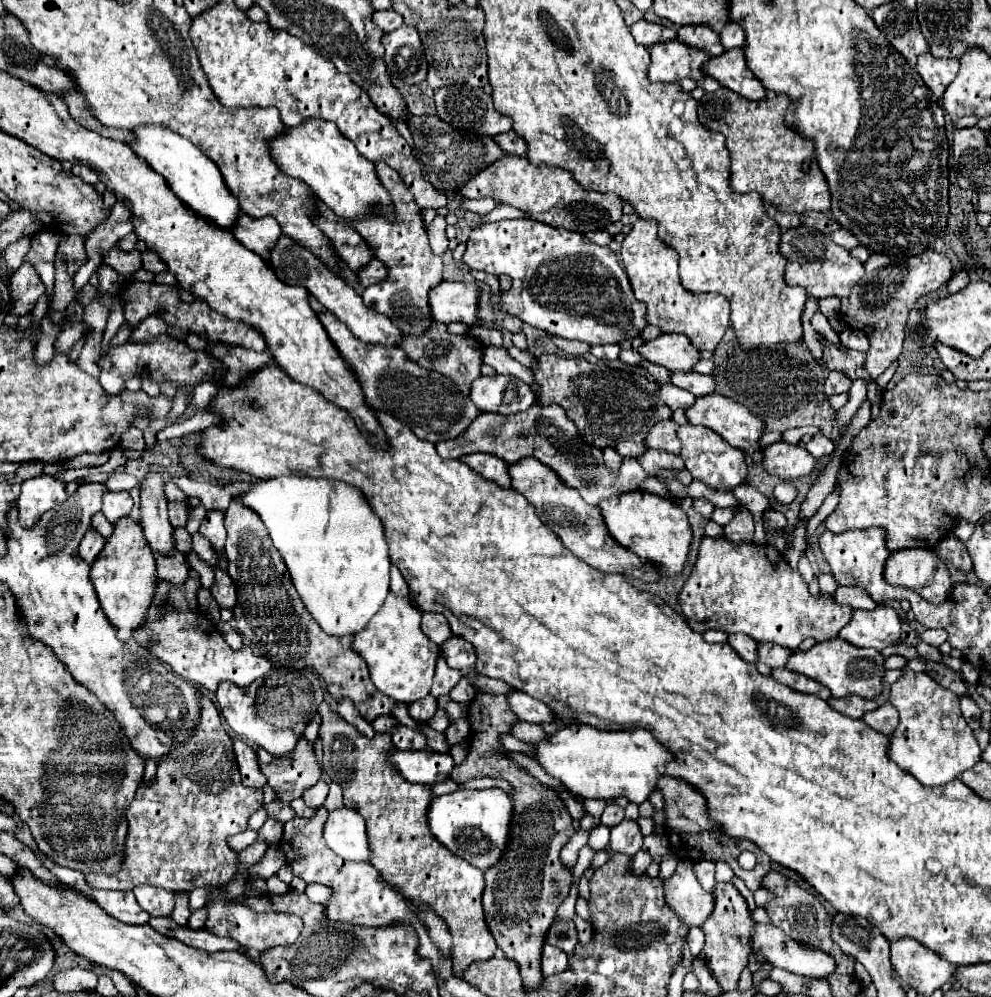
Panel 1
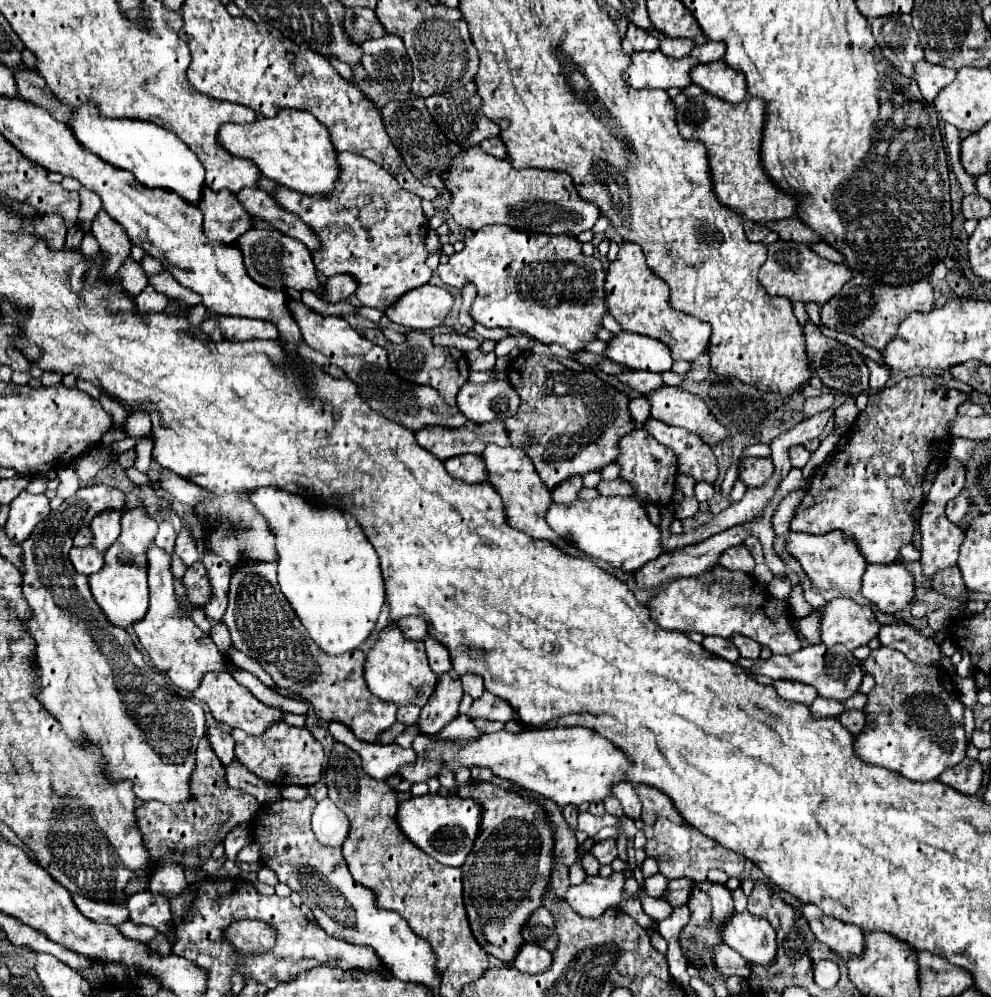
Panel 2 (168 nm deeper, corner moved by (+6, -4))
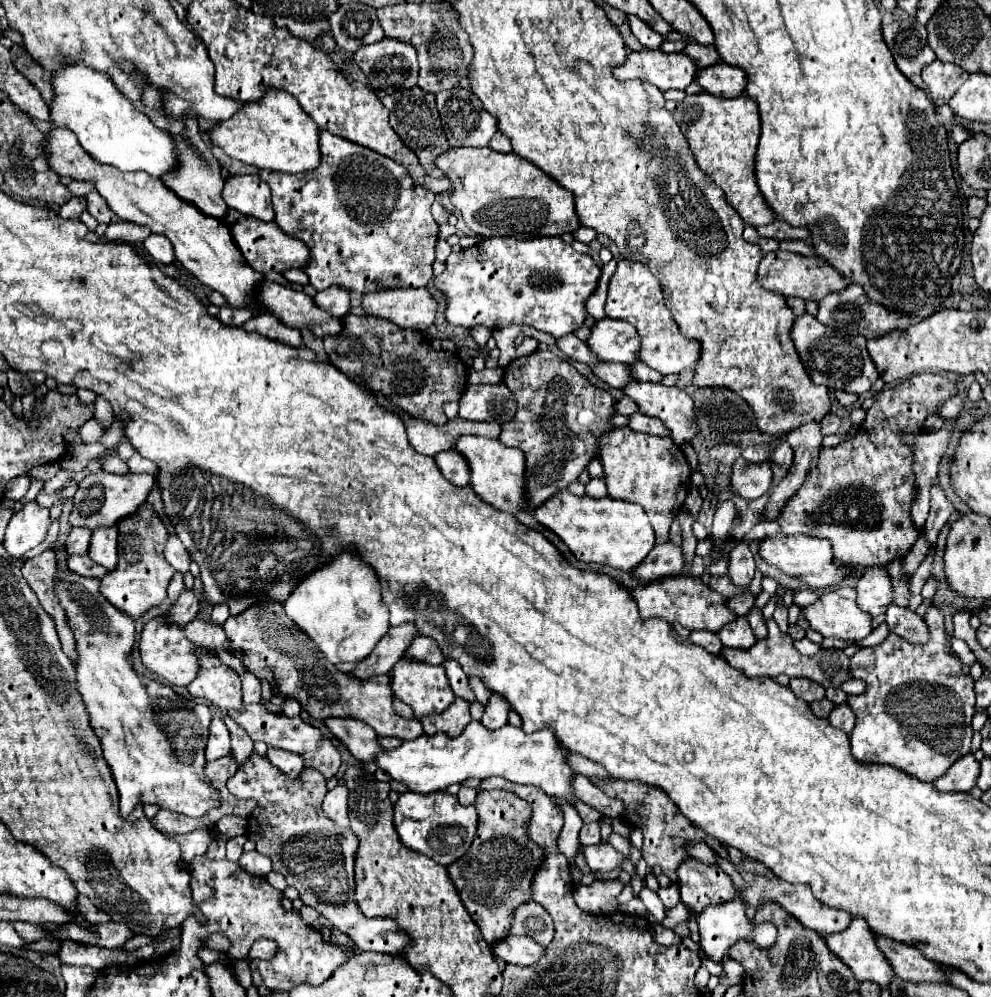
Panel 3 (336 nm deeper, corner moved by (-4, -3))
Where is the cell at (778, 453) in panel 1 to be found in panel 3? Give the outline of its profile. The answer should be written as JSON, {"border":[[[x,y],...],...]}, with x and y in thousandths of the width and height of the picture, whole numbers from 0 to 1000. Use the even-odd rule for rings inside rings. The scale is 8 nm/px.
{"border":[[[744,459],[740,465],[736,489],[740,495],[744,495],[756,504],[756,502],[770,497],[776,491],[778,477],[780,477],[780,473],[778,473],[776,463],[760,465],[750,459]]]}

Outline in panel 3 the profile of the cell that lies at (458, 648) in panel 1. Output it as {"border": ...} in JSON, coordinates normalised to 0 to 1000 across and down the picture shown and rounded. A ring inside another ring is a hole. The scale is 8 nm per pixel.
{"border":[[[431,638],[417,640],[417,644],[409,652],[409,660],[419,662],[419,664],[431,664],[431,666],[447,666],[449,662],[441,644]]]}

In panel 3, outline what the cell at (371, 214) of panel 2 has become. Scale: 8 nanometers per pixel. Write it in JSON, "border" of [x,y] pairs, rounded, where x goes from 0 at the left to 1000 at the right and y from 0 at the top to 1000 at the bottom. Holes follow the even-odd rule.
{"border":[[[322,128],[322,146],[326,160],[322,169],[318,169],[318,173],[310,173],[310,177],[290,177],[288,173],[261,171],[263,181],[271,185],[275,195],[275,223],[288,235],[306,241],[314,253],[314,261],[310,269],[306,269],[312,277],[312,287],[318,291],[342,287],[364,295],[393,287],[431,287],[437,279],[435,265],[439,261],[439,243],[443,235],[443,225],[435,217],[439,195],[433,189],[419,185],[403,162],[326,128]]]}

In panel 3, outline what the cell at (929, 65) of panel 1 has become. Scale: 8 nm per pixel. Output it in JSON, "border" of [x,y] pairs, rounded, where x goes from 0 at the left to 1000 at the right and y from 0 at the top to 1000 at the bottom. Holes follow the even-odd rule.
{"border":[[[943,60],[935,68],[931,68],[931,80],[937,86],[937,94],[943,104],[956,104],[966,88],[976,80],[976,72],[970,68],[962,68],[960,64],[952,64]]]}

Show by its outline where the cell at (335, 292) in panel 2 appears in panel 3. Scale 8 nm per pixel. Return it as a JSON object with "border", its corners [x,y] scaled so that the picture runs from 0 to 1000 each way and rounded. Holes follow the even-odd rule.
{"border":[[[330,289],[318,295],[316,299],[318,307],[322,307],[324,311],[332,313],[338,319],[344,319],[352,313],[352,291],[346,289]]]}

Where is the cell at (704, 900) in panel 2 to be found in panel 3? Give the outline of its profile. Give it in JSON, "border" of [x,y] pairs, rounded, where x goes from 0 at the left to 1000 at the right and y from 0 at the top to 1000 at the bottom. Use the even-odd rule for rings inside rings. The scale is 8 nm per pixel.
{"border":[[[693,861],[685,867],[683,887],[689,907],[699,913],[699,921],[703,921],[715,907],[730,907],[742,901],[738,881],[726,869],[709,867],[701,861]]]}

